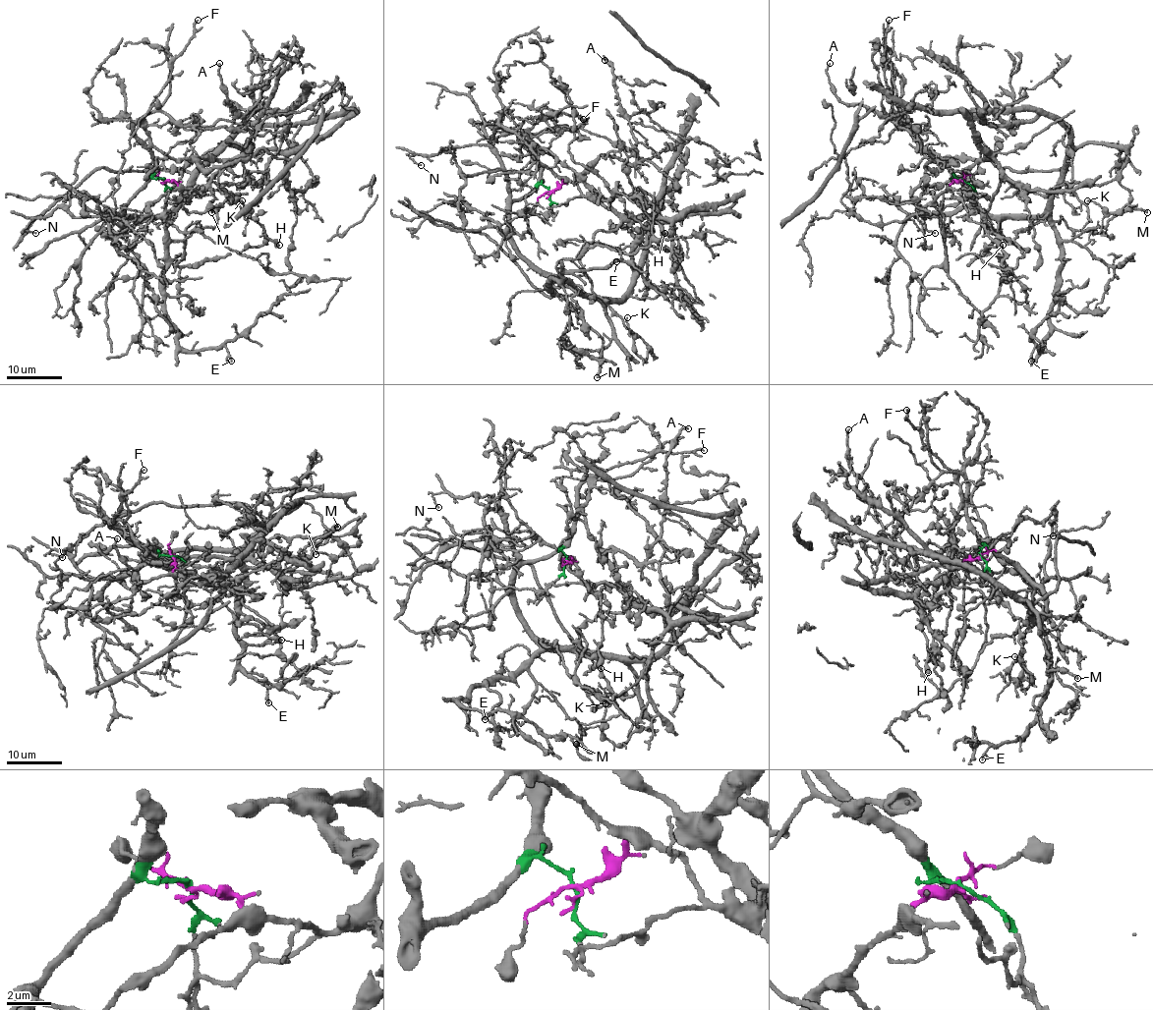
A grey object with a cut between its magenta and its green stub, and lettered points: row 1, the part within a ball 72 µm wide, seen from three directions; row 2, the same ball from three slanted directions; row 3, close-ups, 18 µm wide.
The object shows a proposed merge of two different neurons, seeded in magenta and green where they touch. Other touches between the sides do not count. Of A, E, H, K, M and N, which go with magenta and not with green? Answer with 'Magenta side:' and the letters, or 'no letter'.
Magenta side: A, H, K

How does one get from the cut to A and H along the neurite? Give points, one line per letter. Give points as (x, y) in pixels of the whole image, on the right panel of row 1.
A: (961, 181), (950, 187), (965, 191), (977, 162), (926, 166), (933, 159), (908, 132), (836, 95), (830, 63)
H: (961, 181), (954, 181), (950, 187), (970, 191), (961, 198), (967, 218), (979, 224), (989, 238), (1003, 244)

